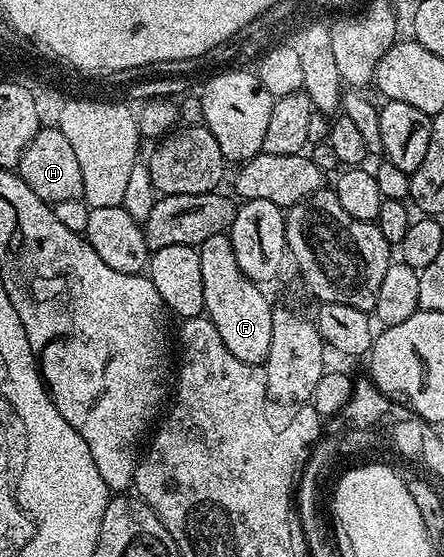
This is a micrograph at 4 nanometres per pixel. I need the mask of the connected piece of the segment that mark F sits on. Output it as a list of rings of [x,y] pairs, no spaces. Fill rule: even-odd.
[[[220,232],[207,238],[199,247],[201,265],[203,266],[203,302],[209,321],[219,330],[219,338],[223,338],[223,346],[235,354],[235,358],[243,358],[243,362],[264,365],[267,354],[271,350],[271,334],[273,333],[274,305],[264,296],[262,285],[256,284],[243,270],[239,270],[239,262],[235,262],[235,250],[231,250],[231,242],[226,233]]]

